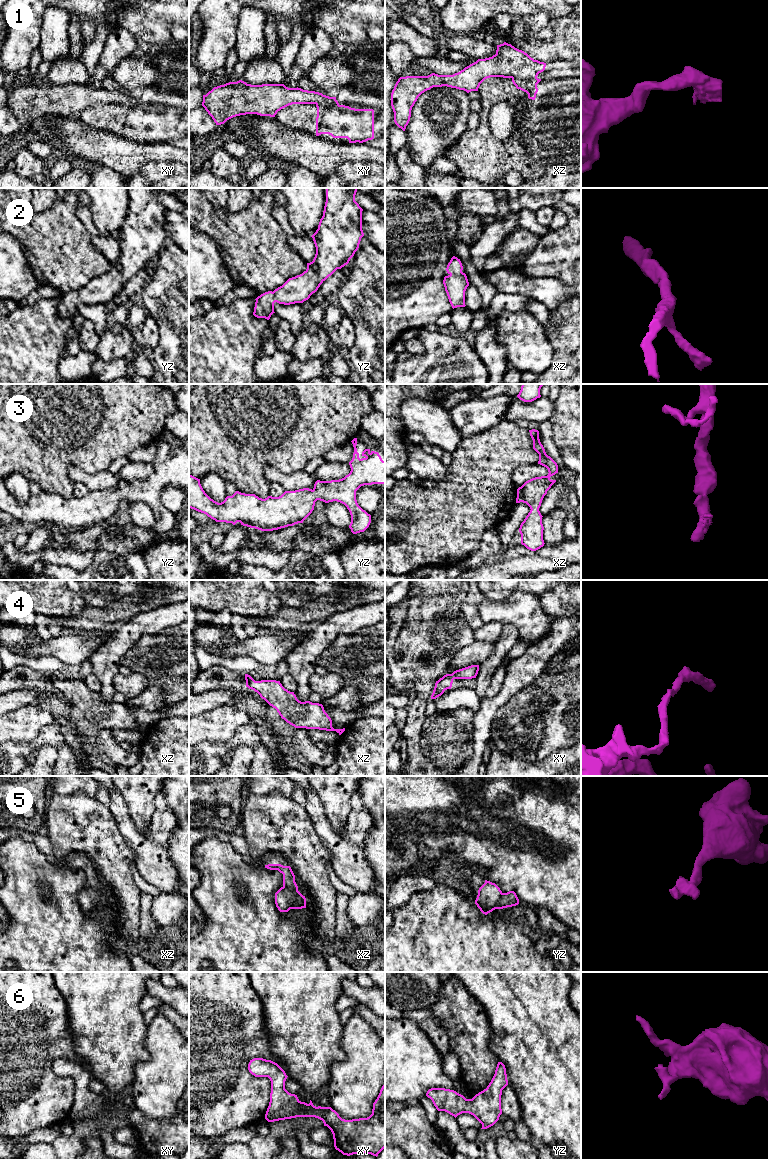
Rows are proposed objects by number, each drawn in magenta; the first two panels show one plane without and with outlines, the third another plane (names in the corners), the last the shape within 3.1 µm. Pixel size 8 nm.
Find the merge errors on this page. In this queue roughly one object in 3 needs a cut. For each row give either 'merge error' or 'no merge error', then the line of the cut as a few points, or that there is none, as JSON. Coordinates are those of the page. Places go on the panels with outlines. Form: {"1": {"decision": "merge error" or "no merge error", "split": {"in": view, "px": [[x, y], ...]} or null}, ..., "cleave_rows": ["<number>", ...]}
{"1": {"decision": "merge error", "split": {"in": "xz", "px": [[536, 77], [512, 79]]}}, "2": {"decision": "no merge error", "split": null}, "3": {"decision": "no merge error", "split": null}, "4": {"decision": "no merge error", "split": null}, "5": {"decision": "merge error", "split": {"in": "yz", "px": [[503, 893], [495, 908]]}}, "6": {"decision": "no merge error", "split": null}, "cleave_rows": ["1", "5"]}

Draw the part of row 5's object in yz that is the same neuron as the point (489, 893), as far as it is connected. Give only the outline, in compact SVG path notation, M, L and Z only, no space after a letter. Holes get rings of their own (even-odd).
M485 880L485 883L478 890L475 904L483 914L487 915L496 909L502 894L502 891L495 883Z

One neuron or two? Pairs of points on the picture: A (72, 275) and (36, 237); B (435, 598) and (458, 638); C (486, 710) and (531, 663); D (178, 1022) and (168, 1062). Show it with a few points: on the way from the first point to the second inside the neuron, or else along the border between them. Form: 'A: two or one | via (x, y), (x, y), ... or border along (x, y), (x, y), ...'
A: one | via (65, 265), (46, 246)
B: one | via (435, 608), (435, 615), (448, 628)
C: one | via (498, 699), (519, 675)
D: two | border along (160, 1013), (178, 1030)

